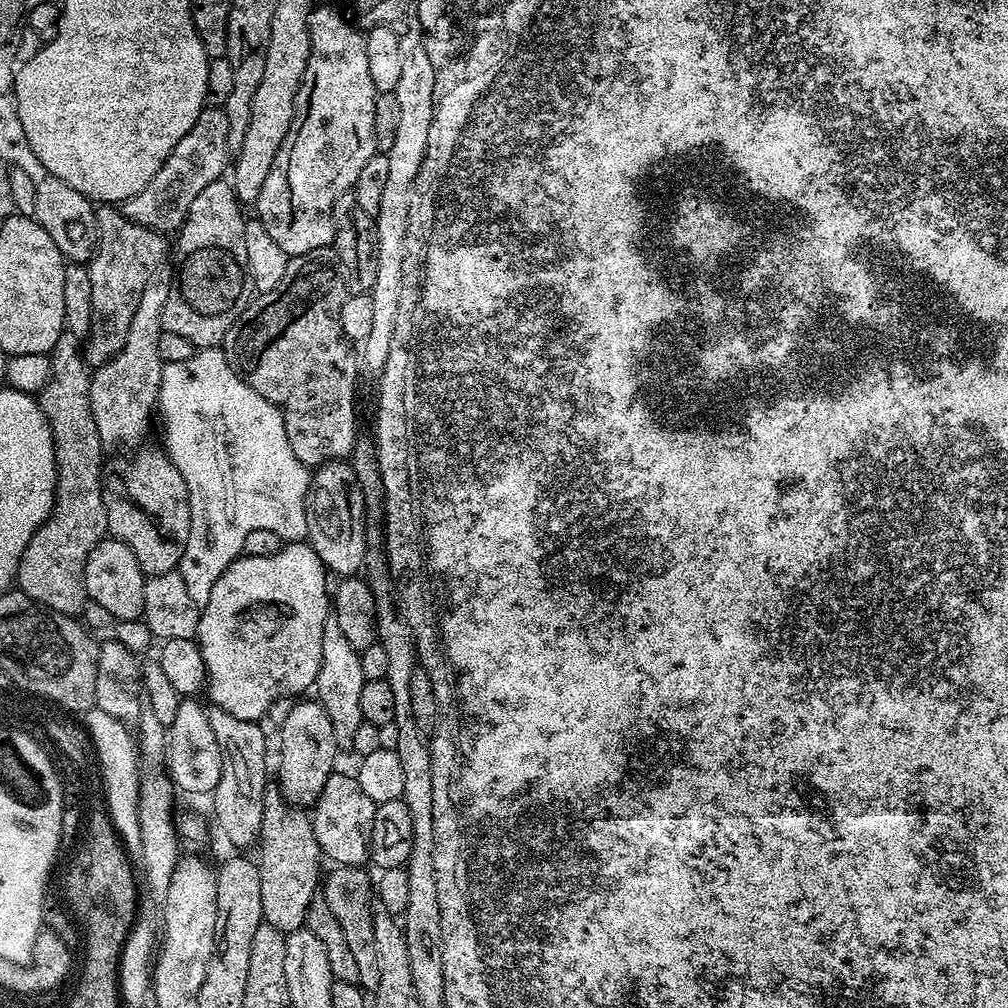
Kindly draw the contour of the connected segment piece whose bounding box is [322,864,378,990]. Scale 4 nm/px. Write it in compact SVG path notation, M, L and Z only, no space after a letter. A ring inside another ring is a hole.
M341 864L331 869L333 872L323 877L322 898L326 906L330 906L334 918L338 918L338 926L342 926L342 934L346 934L346 942L354 953L354 962L358 965L359 985L365 990L374 990L378 986L378 950L374 946L374 880L364 873L363 867L355 864Z

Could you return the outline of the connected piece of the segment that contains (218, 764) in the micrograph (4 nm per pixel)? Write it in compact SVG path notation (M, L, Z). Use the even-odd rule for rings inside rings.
M196 698L181 699L174 713L174 722L166 725L166 772L181 793L184 791L192 796L207 797L215 793L218 778L224 769L224 759L214 739L214 730L210 730L210 718L205 705L200 705L198 701Z

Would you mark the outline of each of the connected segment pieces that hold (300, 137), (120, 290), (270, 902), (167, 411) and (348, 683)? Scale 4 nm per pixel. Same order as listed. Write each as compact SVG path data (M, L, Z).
M313 7L312 19L308 21L308 29L310 30L310 58L306 66L306 74L302 78L300 89L296 95L294 122L290 122L290 130L282 142L282 150L278 150L278 158L274 158L274 166L270 166L270 174L266 174L266 182L262 185L262 194L258 194L254 205L255 215L262 222L262 226L266 226L266 231L269 232L270 238L274 238L274 242L278 242L278 246L282 246L282 250L286 250L289 258L301 256L310 250L327 248L335 241L336 231L332 225L334 202L343 192L352 189L354 182L358 178L358 174L362 170L362 166L366 166L366 162L370 162L370 158L377 155L378 152L376 146L376 123L374 122L374 106L376 105L378 93L375 86L372 85L372 79L370 78L370 62L366 62L365 33L349 17L348 20L336 8Z
M100 206L96 208L96 247L98 250L87 263L92 313L86 333L88 341L82 344L84 359L92 366L112 360L126 344L126 330L130 330L142 292L163 265L160 263L167 256L169 259L170 240L163 232L130 222L119 207Z
M276 786L264 789L259 848L258 867L262 882L263 923L274 926L285 934L296 932L299 928L305 927L304 919L310 902L318 896L318 885L322 880L322 871L320 872L322 853L318 846L318 838L314 838L309 813L305 809L288 804Z
M219 347L202 348L197 350L186 362L170 362L164 365L162 370L162 382L160 383L160 398L158 401L158 416L164 419L164 444L163 451L168 455L172 464L182 474L182 478L188 483L188 497L190 498L190 538L186 542L186 550L180 559L179 574L186 582L186 590L190 590L190 598L203 606L210 598L210 590L216 579L223 574L233 562L245 551L244 543L251 532L273 532L280 542L300 542L307 537L306 526L306 498L310 483L310 470L302 462L298 462L294 450L290 450L290 438L286 438L286 426L284 425L284 413L276 405L272 404L258 390L251 388L235 370L228 365L228 358Z
M329 619L322 634L322 662L316 675L314 696L334 725L334 738L341 749L351 749L354 730L358 730L364 720L358 699L362 695L364 682L360 653L354 650L354 646L350 646L350 642L346 642L336 619Z

